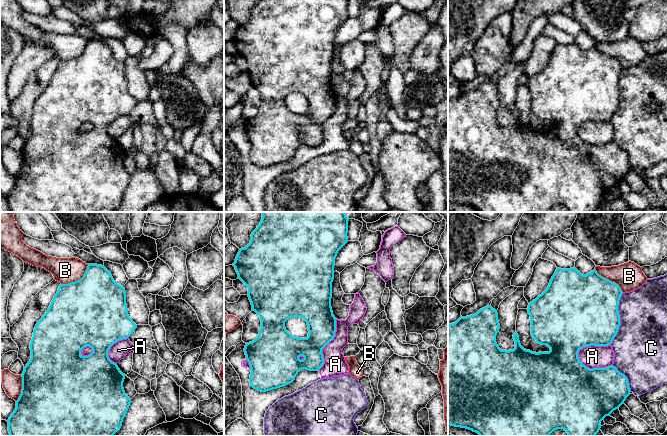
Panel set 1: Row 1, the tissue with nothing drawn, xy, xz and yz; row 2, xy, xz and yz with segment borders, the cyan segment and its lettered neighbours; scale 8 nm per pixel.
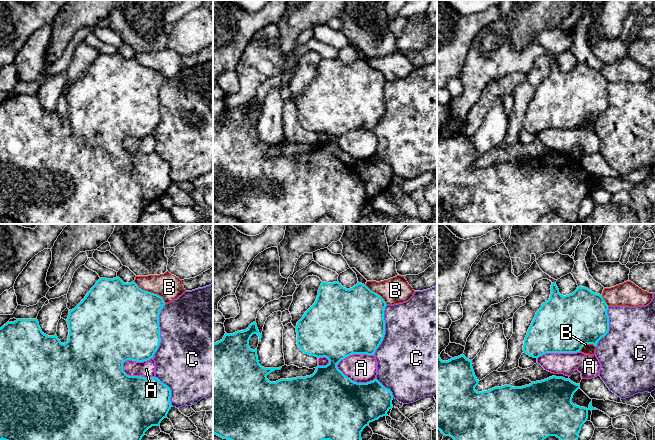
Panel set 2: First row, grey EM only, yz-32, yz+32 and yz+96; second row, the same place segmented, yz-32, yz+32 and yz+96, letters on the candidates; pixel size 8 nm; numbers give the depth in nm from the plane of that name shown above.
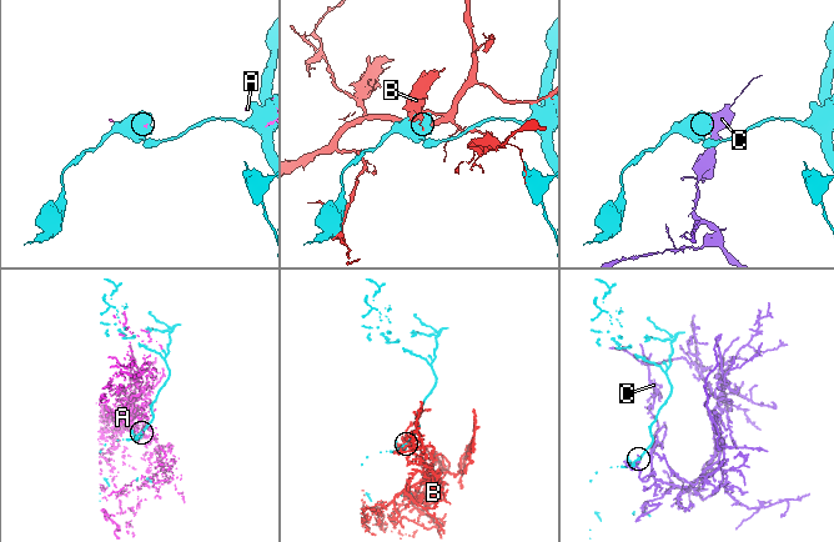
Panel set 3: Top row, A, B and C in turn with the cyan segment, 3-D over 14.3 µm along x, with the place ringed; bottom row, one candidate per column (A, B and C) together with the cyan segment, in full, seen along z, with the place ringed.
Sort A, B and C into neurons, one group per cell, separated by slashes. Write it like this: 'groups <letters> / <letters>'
groups A / B / C

